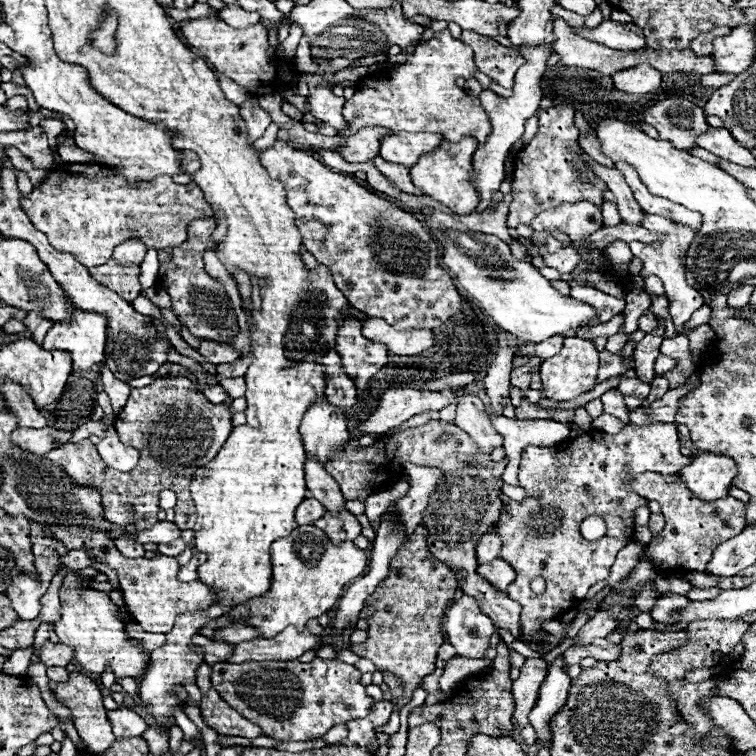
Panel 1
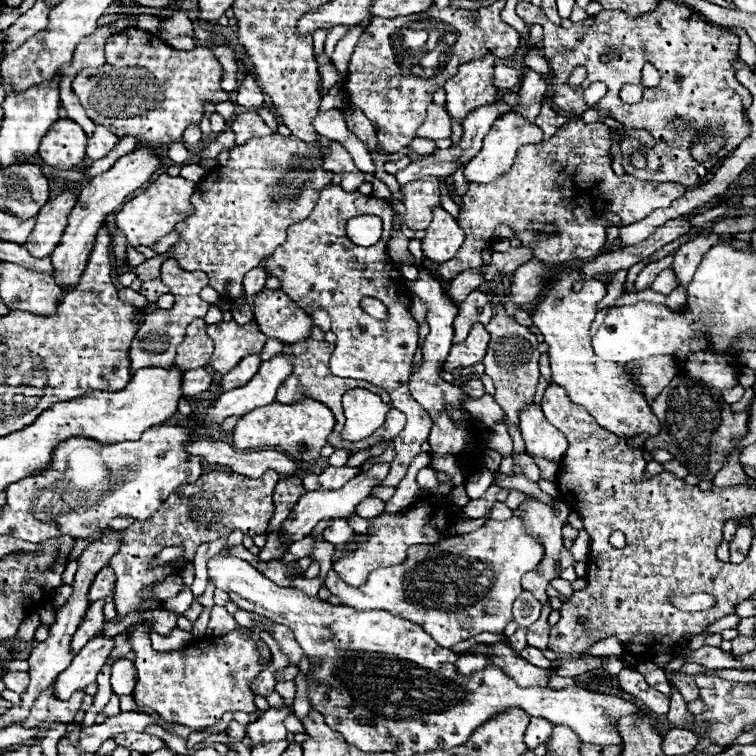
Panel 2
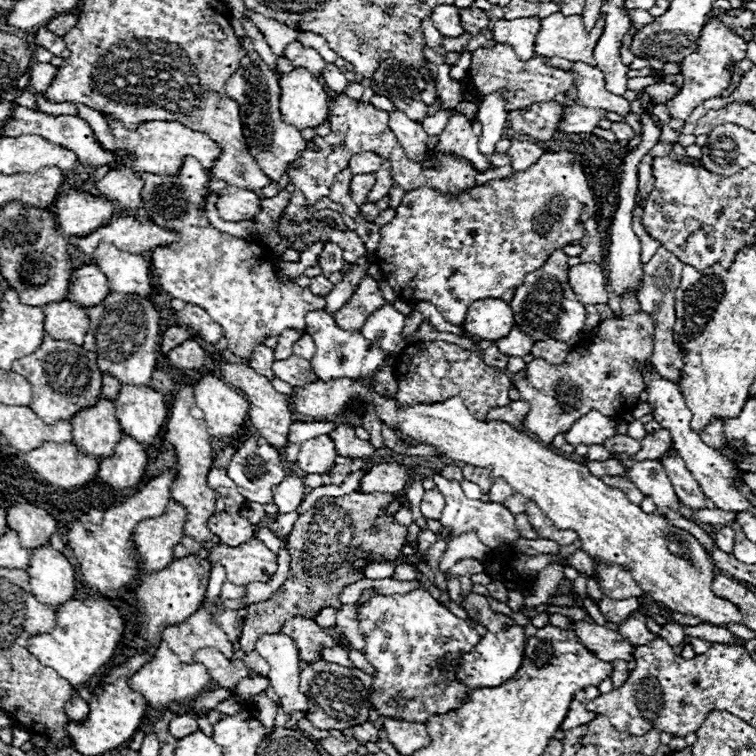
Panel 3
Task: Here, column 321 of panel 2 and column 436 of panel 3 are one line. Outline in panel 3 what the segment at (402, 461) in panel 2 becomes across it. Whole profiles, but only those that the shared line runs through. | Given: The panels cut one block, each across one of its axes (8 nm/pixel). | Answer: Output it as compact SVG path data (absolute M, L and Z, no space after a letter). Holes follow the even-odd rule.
M552 152L544 154L530 170L514 172L504 180L490 180L456 198L440 196L430 188L406 192L402 204L396 208L394 220L380 228L382 238L376 248L376 264L380 266L384 280L394 288L396 298L426 300L434 304L450 324L460 326L470 302L502 298L508 288L522 284L528 272L540 268L554 250L578 244L584 238L584 226L594 212L596 204L582 164L570 152Z

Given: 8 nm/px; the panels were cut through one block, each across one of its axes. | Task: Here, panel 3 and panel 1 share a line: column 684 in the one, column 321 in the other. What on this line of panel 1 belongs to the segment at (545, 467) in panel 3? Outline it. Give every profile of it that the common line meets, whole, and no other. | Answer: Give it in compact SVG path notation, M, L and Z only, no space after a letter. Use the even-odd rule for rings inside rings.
M314 524L298 526L290 536L280 538L272 544L274 574L268 594L264 594L258 606L252 606L250 610L246 604L236 606L228 616L216 620L216 628L246 624L250 628L256 628L258 634L264 638L274 638L286 626L296 626L296 630L304 630L310 618L318 618L336 606L336 602L344 594L344 588L366 570L366 562L366 552L356 548L352 542L332 546L328 536Z

